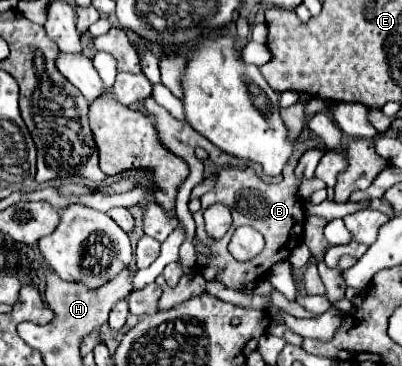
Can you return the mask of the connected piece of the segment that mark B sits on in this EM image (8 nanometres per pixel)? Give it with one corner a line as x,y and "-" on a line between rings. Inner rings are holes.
299,139
295,145
293,155
289,157
287,167
284,168
284,177
281,183
277,185
267,185
263,183
263,179
253,171
253,169
237,169
237,167
229,167
219,171
217,175
217,185
205,193
201,197
201,209
193,215
195,223
197,223
197,237
201,241
205,241
205,245
209,245
213,249
213,259
205,259
203,255
199,255
199,267
219,267
221,273
217,275
219,281
223,281
227,287
239,289
241,285
249,285
255,281
261,281
267,277
269,269
273,263
277,263
279,259
287,259
289,253
303,241
303,221
305,221
305,203
299,195
299,185
301,181
295,177
295,167
299,163
299,159
303,157
305,151
309,149
317,149
319,143
315,139
-
213,203
225,203
227,207
233,209
233,225
231,229
223,235
223,239
209,239
205,235
205,223
203,223
203,211
213,205
-
251,223
251,227
255,227
263,237
265,237
265,247
259,255
255,255
249,261
237,261
229,251
229,239
235,231
235,227
239,225
247,225

